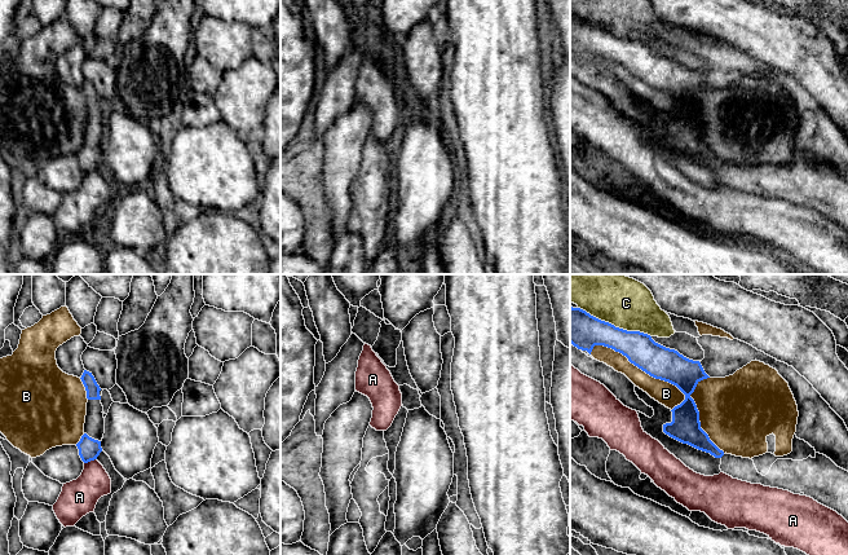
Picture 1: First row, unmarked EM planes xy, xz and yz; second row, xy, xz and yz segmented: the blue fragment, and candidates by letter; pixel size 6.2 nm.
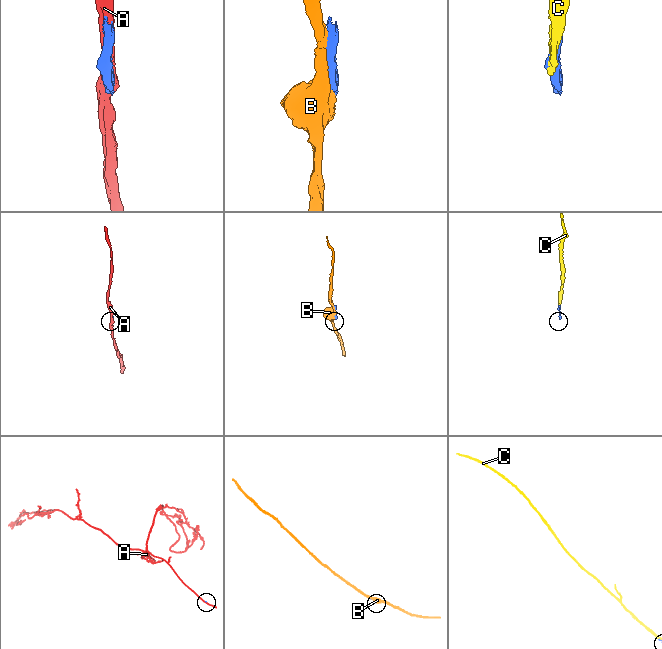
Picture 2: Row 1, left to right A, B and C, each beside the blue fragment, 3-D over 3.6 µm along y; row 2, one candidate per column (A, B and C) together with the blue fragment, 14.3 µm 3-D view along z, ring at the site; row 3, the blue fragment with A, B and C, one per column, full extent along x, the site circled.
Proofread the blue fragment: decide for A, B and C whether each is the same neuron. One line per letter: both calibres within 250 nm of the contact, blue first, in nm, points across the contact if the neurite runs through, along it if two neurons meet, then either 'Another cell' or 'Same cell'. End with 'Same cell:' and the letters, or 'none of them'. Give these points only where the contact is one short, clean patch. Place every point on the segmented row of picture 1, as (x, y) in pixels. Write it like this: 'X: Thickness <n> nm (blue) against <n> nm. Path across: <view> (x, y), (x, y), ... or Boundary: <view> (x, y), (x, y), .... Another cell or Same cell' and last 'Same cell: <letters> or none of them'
A: Thickness 140 nm (blue) against 220 nm. Another cell
B: Thickness 200 nm (blue) against 140 nm. Another cell
C: Thickness 220 nm (blue) against 340 nm. Another cell
Same cell: none of them

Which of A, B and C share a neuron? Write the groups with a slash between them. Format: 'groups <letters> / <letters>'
groups A / B / C

